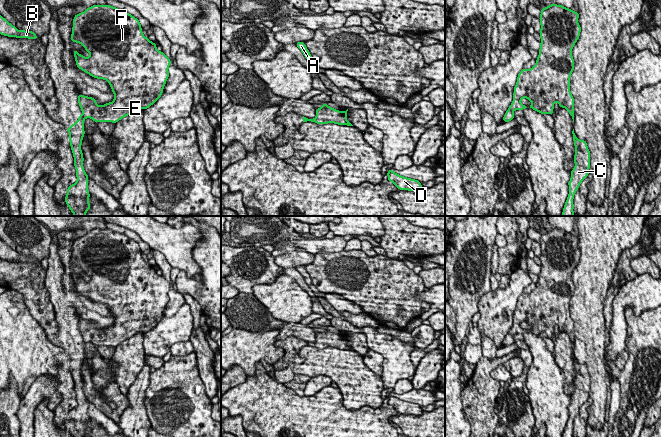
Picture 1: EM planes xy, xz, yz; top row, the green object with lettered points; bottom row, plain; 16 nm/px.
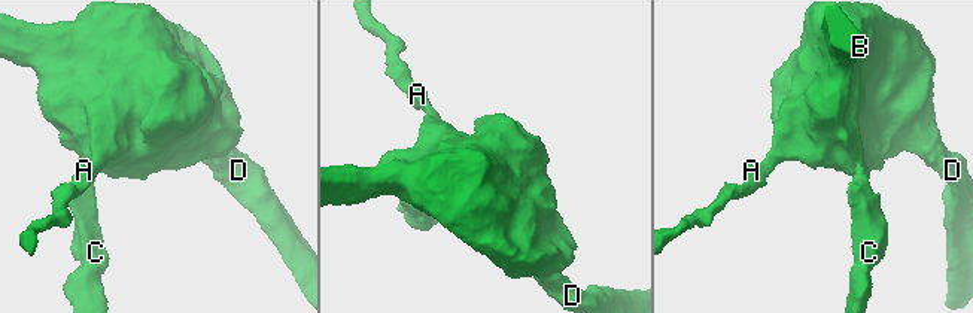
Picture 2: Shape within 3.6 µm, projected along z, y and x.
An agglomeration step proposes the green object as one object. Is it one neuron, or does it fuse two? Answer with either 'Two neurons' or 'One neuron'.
Two neurons

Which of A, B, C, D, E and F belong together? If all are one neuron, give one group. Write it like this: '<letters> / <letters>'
A B D E F / C

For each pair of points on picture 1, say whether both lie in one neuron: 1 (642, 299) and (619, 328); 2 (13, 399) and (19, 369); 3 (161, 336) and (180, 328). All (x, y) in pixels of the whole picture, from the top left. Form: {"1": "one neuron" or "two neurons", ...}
{"1": "one neuron", "2": "two neurons", "3": "one neuron"}

